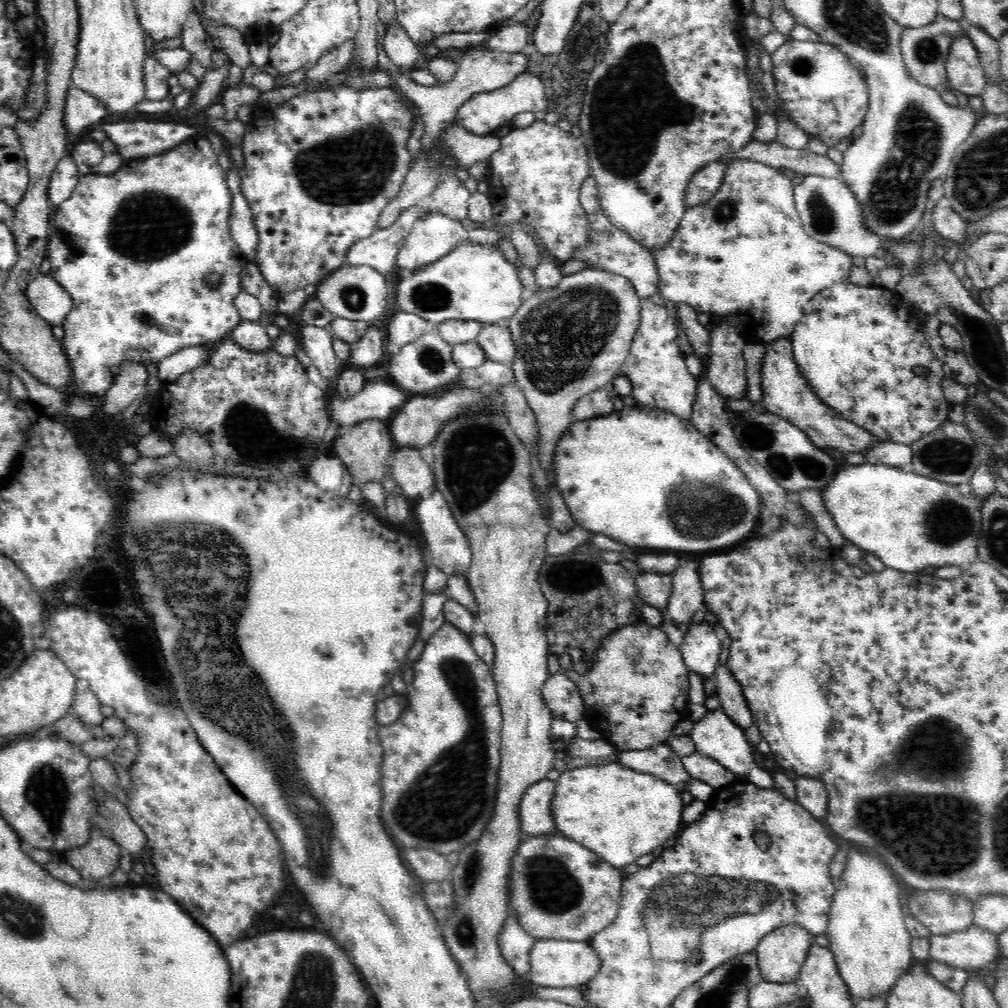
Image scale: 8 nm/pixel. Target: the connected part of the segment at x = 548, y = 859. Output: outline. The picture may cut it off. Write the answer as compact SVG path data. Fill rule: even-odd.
M528 836L511 858L509 874L509 906L519 923L536 939L556 939L574 942L589 941L612 924L621 902L621 886L626 875L609 862L586 850L578 842L560 836Z

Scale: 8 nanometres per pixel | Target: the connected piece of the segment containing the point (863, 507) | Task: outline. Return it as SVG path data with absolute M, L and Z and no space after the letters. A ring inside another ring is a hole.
M862 464L840 468L821 491L826 510L833 516L838 530L866 553L878 557L887 568L904 573L921 573L938 567L957 566L963 571L973 567L978 557L981 528L980 503L960 493L958 485L925 477L916 471L904 472L887 464Z

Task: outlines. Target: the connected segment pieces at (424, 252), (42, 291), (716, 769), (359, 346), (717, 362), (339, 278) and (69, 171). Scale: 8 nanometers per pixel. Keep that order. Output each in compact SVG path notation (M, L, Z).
M432 211L424 218L416 220L410 234L404 239L398 256L396 265L403 274L414 273L423 266L430 265L431 262L440 260L445 254L452 252L460 243L469 241L468 230L462 222L453 220L444 214Z
M49 272L36 276L27 286L26 294L34 310L59 332L72 308L70 293Z
M699 752L681 757L681 761L691 777L710 784L714 789L737 780L733 772Z
M372 325L362 335L360 340L349 343L350 358L347 360L354 369L362 369L366 372L382 358L386 341L382 336L382 330Z
M728 317L718 322L711 330L707 379L724 400L743 399L746 394L747 366L743 356L746 342L740 335L740 331L735 328L737 325L738 319L736 317Z
M342 265L316 285L314 297L317 298L333 315L348 320L362 320L369 323L382 316L386 310L386 278L374 267L368 265Z
M70 154L58 162L51 174L48 189L49 202L53 208L57 208L64 200L70 198L79 183L80 175L76 161Z

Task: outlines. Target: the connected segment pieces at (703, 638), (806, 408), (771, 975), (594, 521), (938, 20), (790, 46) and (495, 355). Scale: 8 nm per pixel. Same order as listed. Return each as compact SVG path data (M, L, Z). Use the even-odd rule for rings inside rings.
M703 620L698 624L690 624L688 629L690 630L683 635L683 642L679 646L686 668L699 674L702 679L714 679L721 649L714 625Z
M782 337L771 343L765 343L765 347L766 354L761 368L761 387L762 404L766 412L785 418L794 426L801 428L813 445L826 451L841 452L842 456L850 452L864 454L868 447L880 441L861 426L840 417L836 410L818 399L808 379L804 377L804 373L796 366L790 337Z
M796 924L780 926L764 936L755 950L763 980L779 985L798 980L813 942L814 935Z
M636 404L632 409L613 409L610 414L584 422L574 419L556 444L554 466L557 489L574 522L622 544L704 552L716 548L730 549L758 535L763 504L756 489L735 462L702 434L691 419L684 420L667 410L642 408ZM676 506L686 506L686 510L676 516Z
M940 14L928 26L920 26L920 28L903 27L900 46L908 75L916 82L934 89L939 84L944 84L948 79L946 62L950 45L953 38L959 37L964 32L965 25L963 22L948 20Z
M796 39L785 41L771 53L771 57L776 89L781 98L777 103L779 108L775 112L776 116L780 112L787 114L793 122L806 130L810 138L820 137L828 147L851 141L854 128L865 121L869 104L868 86L859 66L833 45Z
M485 324L477 336L488 360L510 364L515 360L517 346L509 327L498 324Z

